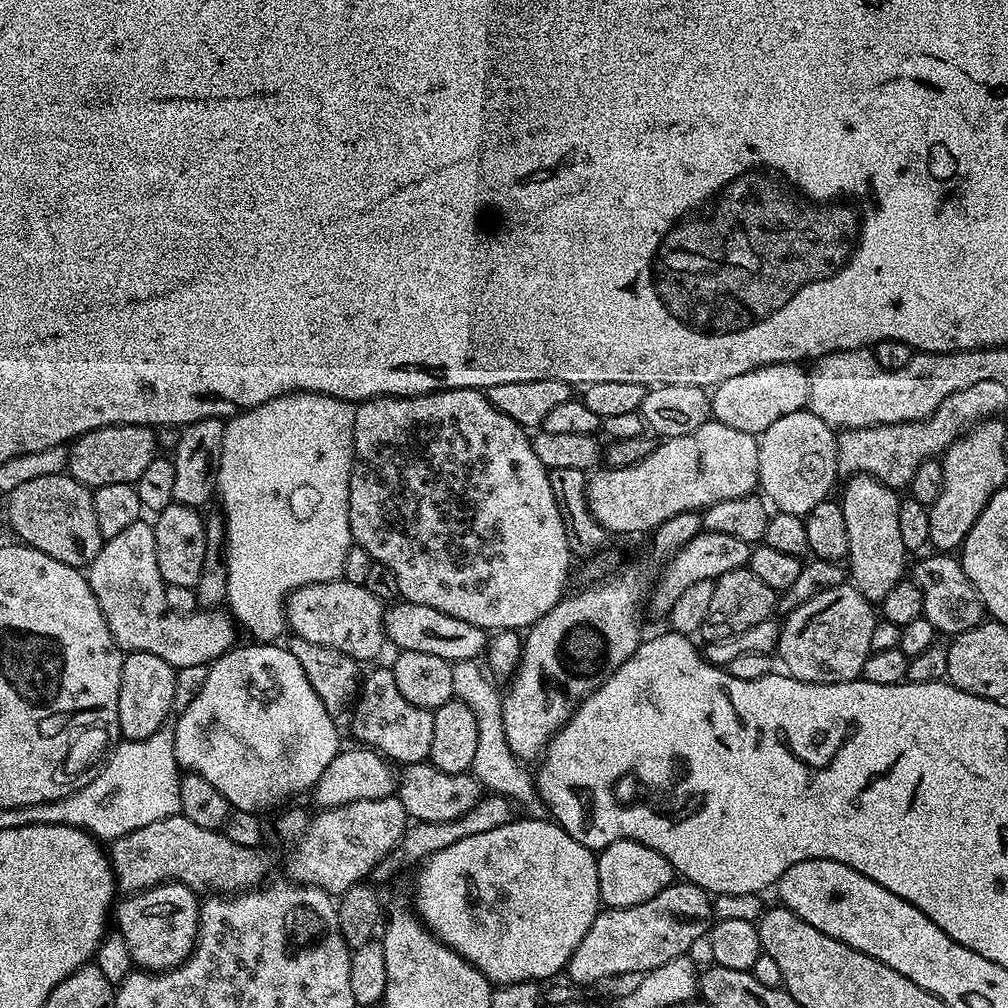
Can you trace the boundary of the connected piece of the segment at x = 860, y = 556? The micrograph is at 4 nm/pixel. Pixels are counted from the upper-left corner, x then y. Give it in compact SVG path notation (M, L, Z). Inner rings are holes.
M849 476L844 488L844 497L839 497L842 514L846 514L846 538L848 539L848 554L846 557L846 572L851 584L868 600L879 602L894 590L894 586L905 579L904 559L906 553L902 546L902 533L898 527L898 506L901 497L897 489L887 488L873 476Z

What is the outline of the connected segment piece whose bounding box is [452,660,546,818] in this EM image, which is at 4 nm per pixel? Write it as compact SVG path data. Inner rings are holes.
M458 660L452 664L452 674L454 676L455 699L461 700L470 710L474 710L474 722L478 722L478 750L474 753L474 762L470 769L471 775L475 776L481 789L497 796L505 796L512 801L513 805L525 808L527 815L532 818L540 818L545 815L546 809L540 793L536 790L536 782L531 771L527 772L525 765L516 757L514 750L506 742L506 726L502 726L502 694L496 690L495 686L488 681L489 673L483 667L479 668L476 660Z

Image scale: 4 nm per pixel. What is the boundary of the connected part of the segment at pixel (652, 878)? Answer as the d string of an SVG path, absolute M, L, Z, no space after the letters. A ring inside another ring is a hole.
M619 840L599 849L596 865L600 902L609 908L629 908L650 902L654 894L662 894L662 890L674 882L674 873L668 859L658 854L658 850L650 850L650 846L642 846L633 840Z

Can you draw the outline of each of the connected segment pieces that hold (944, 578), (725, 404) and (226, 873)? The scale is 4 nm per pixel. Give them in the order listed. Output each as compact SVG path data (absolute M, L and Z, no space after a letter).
M931 555L917 562L914 583L918 586L918 590L922 590L923 616L935 626L937 633L951 638L959 632L978 626L985 619L984 604L978 598L970 578L966 578L960 561L955 555Z
M799 363L771 364L746 370L746 374L738 374L734 378L726 378L711 389L712 419L726 426L734 426L734 430L759 434L774 426L778 418L805 411L808 406L810 382L808 372L800 368L803 367Z
M180 813L170 818L162 818L161 821L150 822L130 834L118 837L111 841L108 853L113 875L117 879L117 889L124 894L141 892L169 882L184 884L197 894L239 894L257 887L268 872L268 860L263 856L263 851L238 846L230 842L230 838L226 838L223 831L202 830L202 826L190 822L190 818Z

